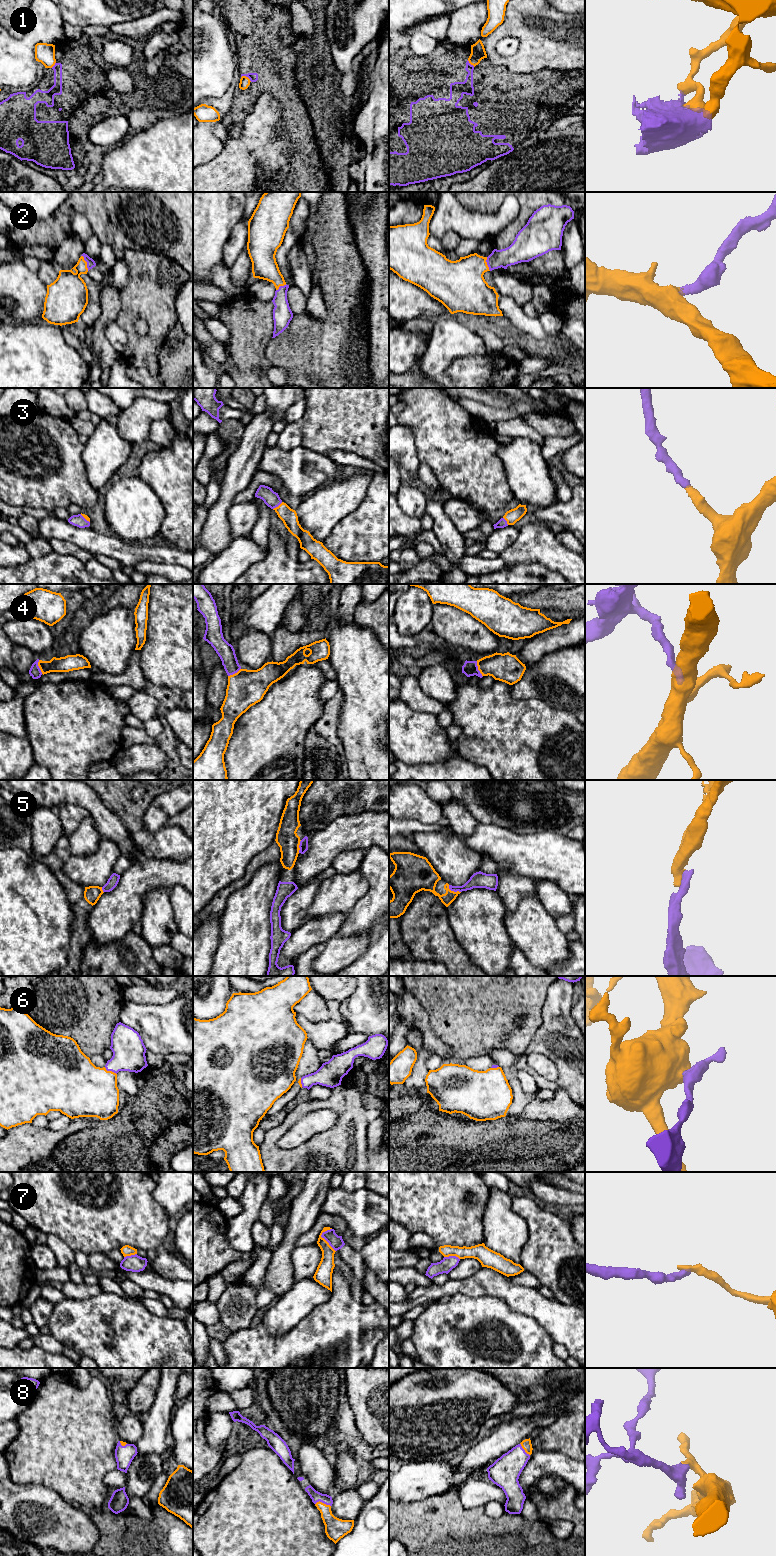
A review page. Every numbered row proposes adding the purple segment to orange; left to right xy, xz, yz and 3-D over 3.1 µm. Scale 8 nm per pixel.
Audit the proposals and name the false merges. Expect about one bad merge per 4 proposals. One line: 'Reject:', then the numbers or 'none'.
Reject: 1, 7

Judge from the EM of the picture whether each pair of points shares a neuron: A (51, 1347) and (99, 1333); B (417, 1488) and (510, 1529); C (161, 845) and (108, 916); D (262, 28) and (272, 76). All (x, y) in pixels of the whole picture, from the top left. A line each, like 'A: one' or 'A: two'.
A: two
B: two
C: two
D: one

